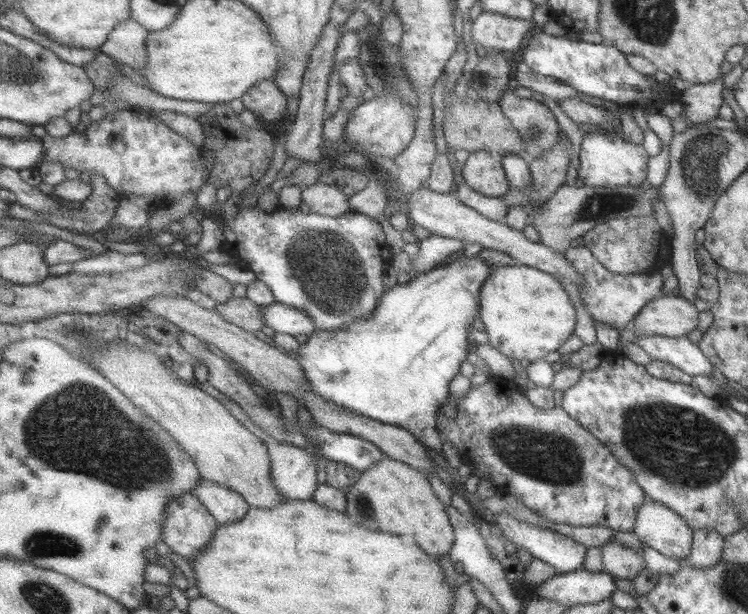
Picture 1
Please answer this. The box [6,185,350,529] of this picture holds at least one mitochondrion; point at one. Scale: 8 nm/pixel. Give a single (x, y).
(50, 434)

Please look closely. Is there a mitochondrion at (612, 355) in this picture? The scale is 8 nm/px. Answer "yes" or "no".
no

